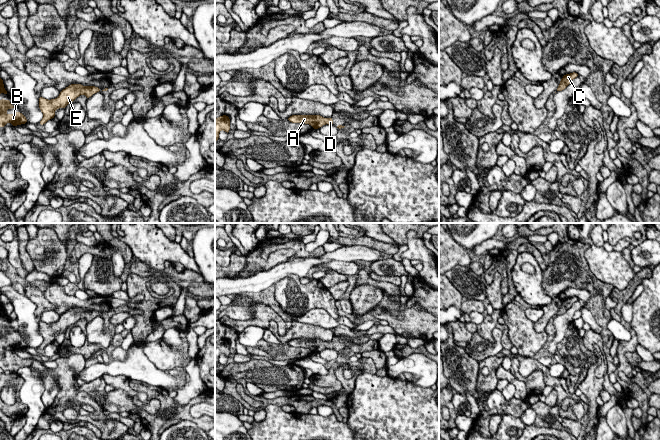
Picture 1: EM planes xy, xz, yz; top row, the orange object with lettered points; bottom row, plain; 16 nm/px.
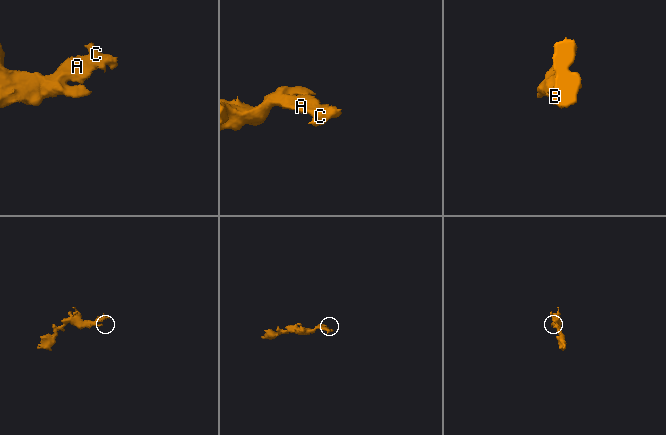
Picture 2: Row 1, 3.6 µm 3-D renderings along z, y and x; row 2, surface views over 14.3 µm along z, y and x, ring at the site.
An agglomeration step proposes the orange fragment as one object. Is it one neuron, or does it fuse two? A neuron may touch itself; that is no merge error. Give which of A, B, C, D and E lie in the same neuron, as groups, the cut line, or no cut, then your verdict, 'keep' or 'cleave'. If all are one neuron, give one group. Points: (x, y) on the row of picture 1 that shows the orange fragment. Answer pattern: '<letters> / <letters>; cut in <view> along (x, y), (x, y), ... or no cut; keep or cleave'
A B C D E; no cut; keep

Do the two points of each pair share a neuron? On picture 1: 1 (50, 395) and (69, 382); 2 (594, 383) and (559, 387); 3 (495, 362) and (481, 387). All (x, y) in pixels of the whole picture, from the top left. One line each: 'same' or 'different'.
1: different
2: different
3: same

